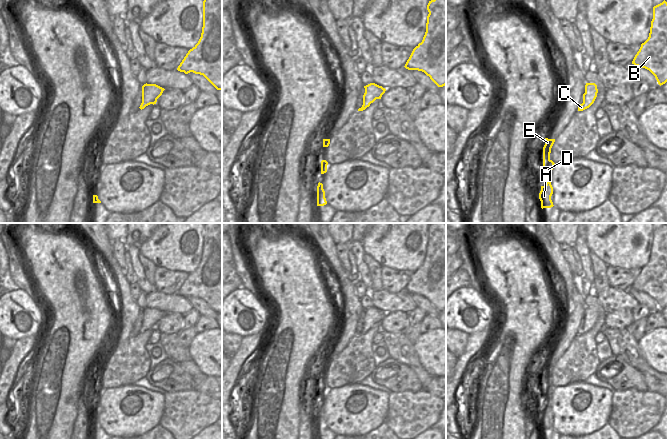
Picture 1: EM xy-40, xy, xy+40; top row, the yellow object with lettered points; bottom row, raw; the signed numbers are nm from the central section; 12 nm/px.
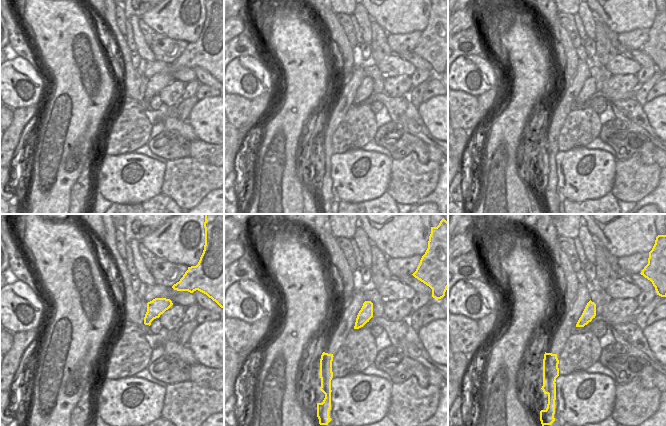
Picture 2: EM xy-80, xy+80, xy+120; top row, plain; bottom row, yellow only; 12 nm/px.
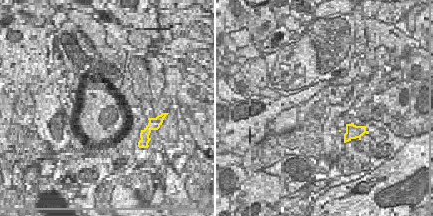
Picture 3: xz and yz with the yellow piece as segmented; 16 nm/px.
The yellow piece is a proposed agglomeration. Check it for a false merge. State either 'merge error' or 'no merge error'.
no merge error

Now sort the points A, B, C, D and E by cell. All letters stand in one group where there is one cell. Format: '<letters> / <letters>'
A B C D E

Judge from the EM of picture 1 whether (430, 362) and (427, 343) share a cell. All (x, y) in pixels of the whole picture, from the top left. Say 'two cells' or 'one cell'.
one cell

